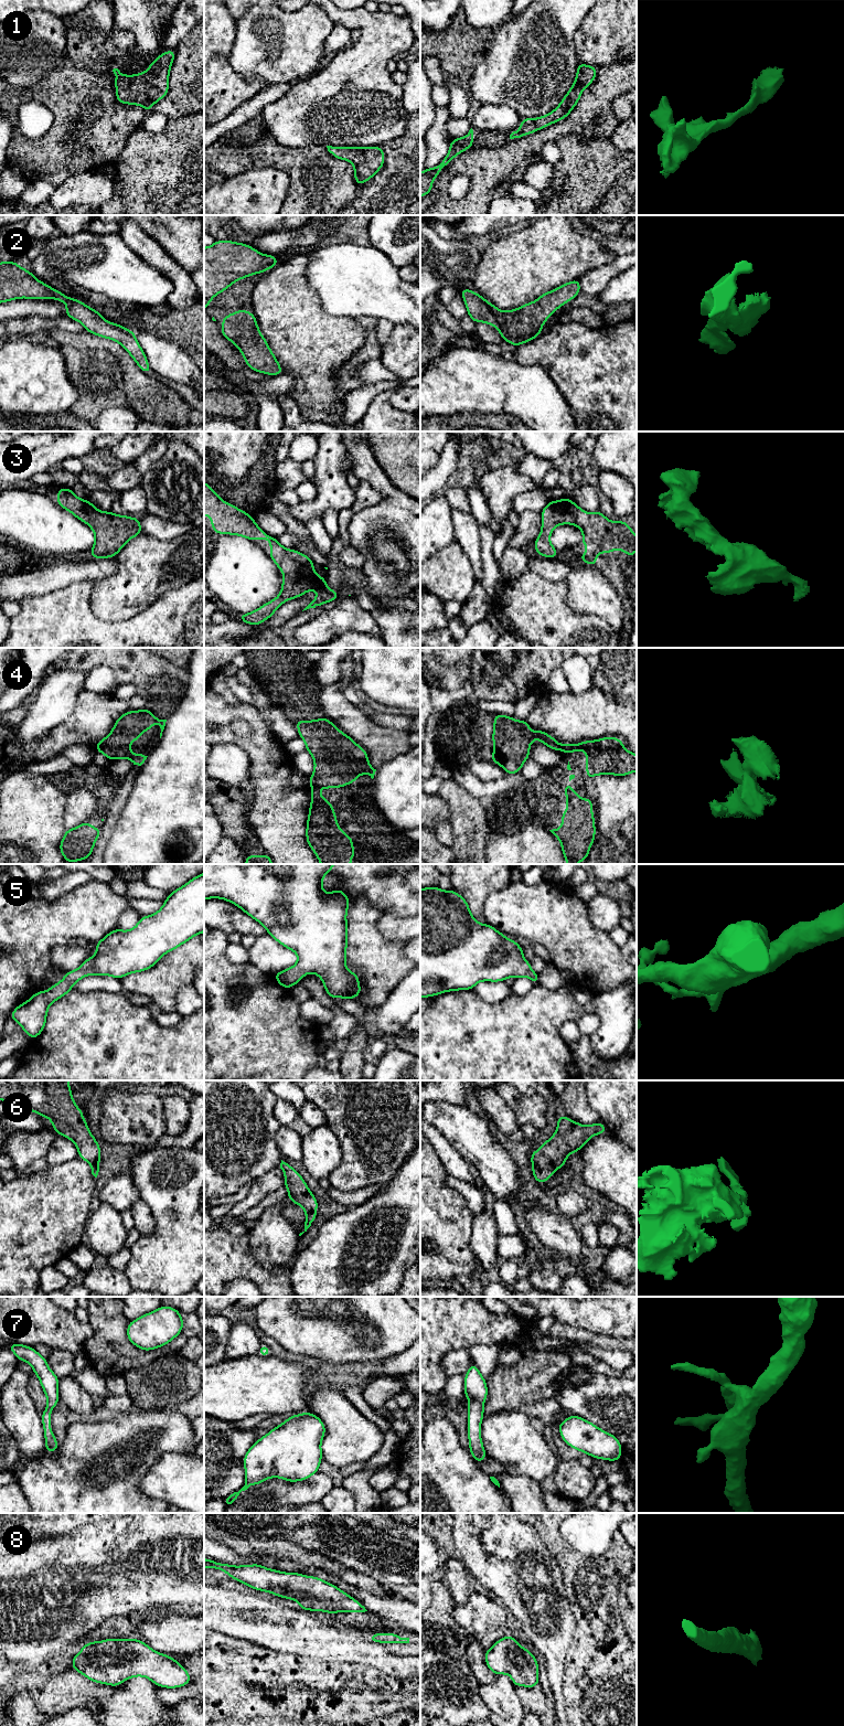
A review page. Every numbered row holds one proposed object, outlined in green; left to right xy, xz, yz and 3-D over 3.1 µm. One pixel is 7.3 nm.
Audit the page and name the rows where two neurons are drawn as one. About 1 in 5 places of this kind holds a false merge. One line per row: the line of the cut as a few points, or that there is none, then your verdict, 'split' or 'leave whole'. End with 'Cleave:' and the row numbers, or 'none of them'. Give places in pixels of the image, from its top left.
1: cut none; leave whole
2: cut none; leave whole
3: cut none; leave whole
4: cut none; leave whole
5: cut none; leave whole
6: cut none; leave whole
7: cut none; leave whole
8: cut none; leave whole
Cleave: none of them

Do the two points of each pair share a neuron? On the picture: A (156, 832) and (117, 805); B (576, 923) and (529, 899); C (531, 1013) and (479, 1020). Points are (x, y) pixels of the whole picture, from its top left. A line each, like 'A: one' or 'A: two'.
A: two
B: one
C: one

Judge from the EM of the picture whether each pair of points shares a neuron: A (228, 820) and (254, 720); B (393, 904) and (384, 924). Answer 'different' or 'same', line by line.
A: different
B: different

